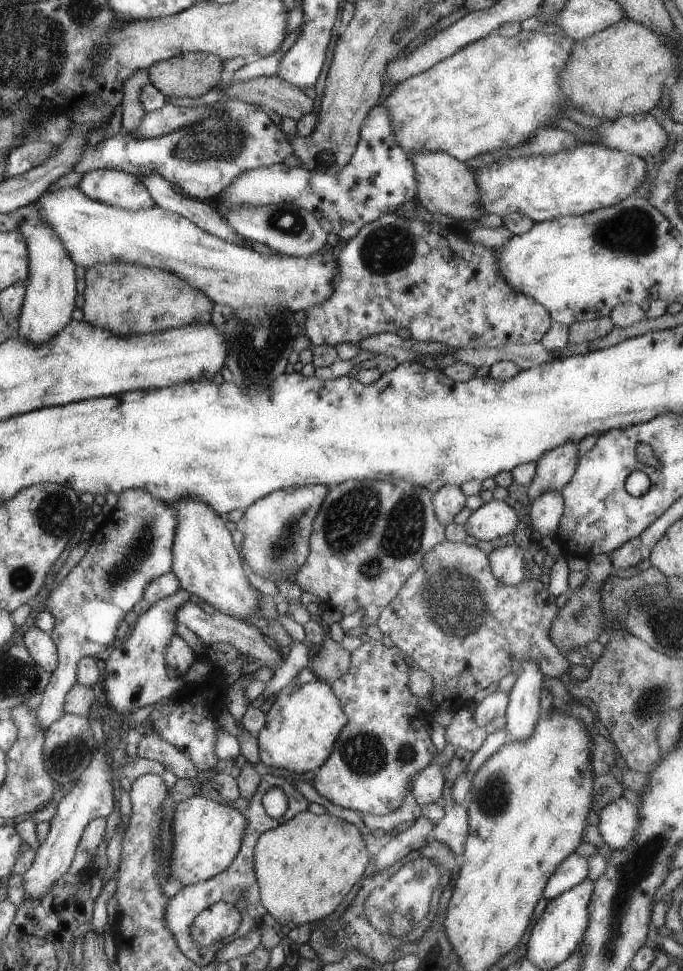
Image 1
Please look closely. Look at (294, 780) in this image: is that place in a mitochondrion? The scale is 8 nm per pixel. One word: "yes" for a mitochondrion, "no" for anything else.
no

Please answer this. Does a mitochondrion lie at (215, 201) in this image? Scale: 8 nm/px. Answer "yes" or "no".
no

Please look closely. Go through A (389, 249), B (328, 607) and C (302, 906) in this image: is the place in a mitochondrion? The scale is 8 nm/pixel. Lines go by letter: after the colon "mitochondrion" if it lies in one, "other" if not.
A: mitochondrion
B: other
C: other

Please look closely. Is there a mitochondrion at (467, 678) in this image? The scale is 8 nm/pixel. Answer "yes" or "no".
no

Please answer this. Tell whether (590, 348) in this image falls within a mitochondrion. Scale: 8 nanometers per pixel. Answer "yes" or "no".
no

